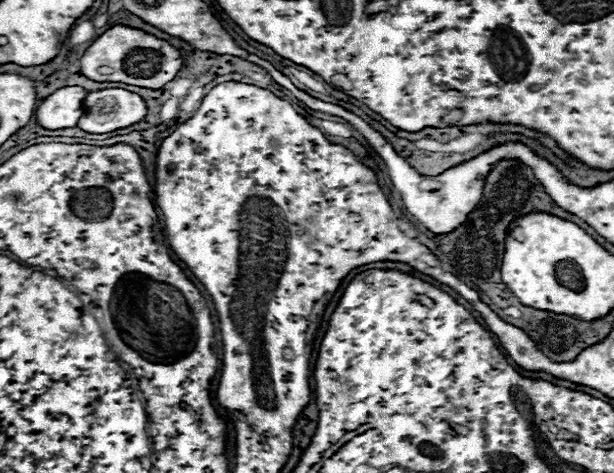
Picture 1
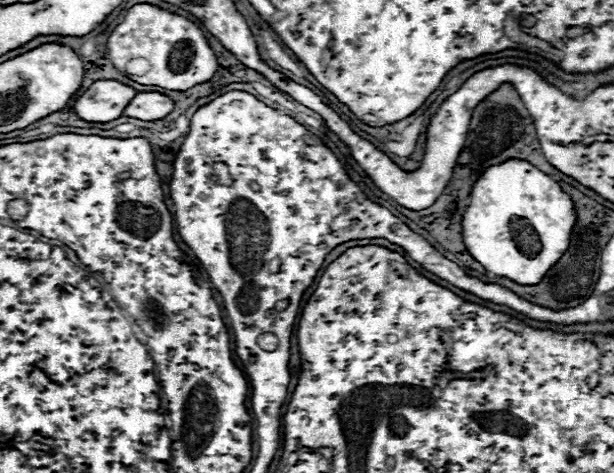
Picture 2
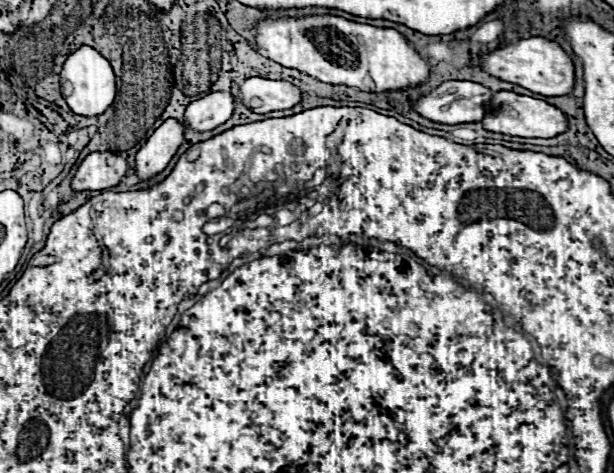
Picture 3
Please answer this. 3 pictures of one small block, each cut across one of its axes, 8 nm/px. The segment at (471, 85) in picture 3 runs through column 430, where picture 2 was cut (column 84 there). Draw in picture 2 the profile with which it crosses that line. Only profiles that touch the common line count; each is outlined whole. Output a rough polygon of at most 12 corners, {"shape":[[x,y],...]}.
{"shape":[[96,80],[74,100],[86,122],[112,122],[138,92]]}

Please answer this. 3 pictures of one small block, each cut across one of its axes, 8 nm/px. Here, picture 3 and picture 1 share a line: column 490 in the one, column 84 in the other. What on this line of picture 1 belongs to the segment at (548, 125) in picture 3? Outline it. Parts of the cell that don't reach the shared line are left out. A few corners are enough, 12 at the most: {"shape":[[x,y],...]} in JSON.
{"shape":[[122,88],[88,92],[76,126],[90,134],[128,128],[148,114]]}

